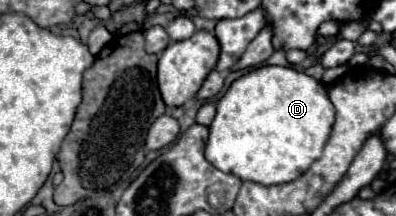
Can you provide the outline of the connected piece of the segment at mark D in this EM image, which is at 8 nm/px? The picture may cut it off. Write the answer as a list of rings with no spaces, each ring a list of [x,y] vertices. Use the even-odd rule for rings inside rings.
[[[260,66],[234,80],[216,102],[206,160],[226,174],[262,186],[292,182],[320,158],[332,124],[334,106],[318,80],[290,66]]]

